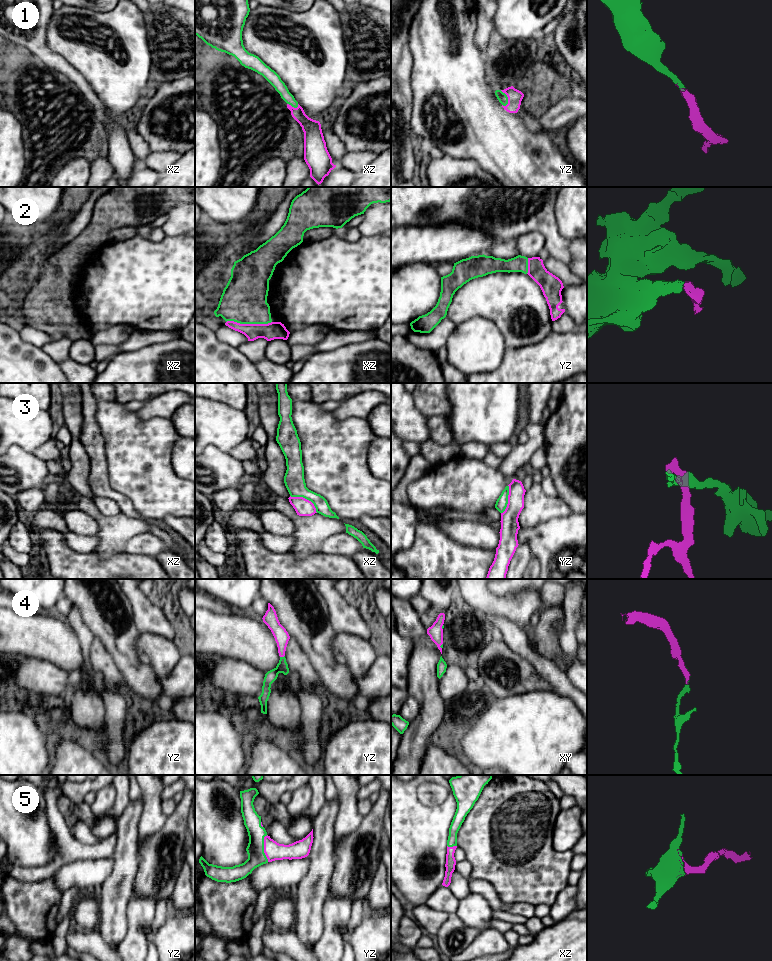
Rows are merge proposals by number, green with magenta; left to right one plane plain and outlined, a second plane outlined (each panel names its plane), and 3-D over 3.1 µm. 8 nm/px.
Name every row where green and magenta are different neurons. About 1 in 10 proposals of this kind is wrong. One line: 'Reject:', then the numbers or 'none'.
Reject: 3

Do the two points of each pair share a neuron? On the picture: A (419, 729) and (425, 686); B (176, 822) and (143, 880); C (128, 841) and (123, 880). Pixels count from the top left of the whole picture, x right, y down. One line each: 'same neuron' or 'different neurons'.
A: same neuron
B: same neuron
C: same neuron

